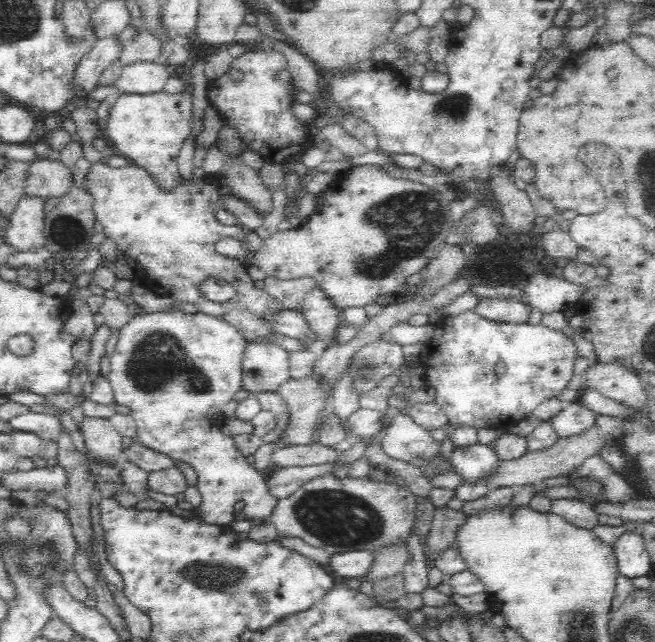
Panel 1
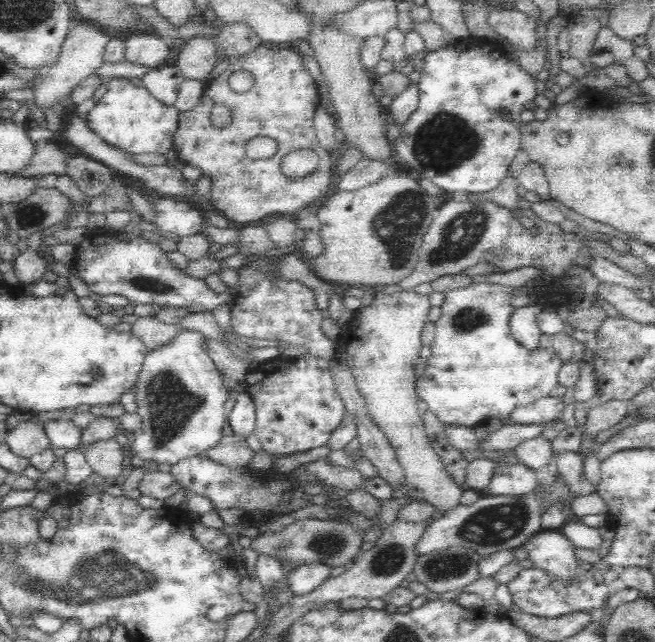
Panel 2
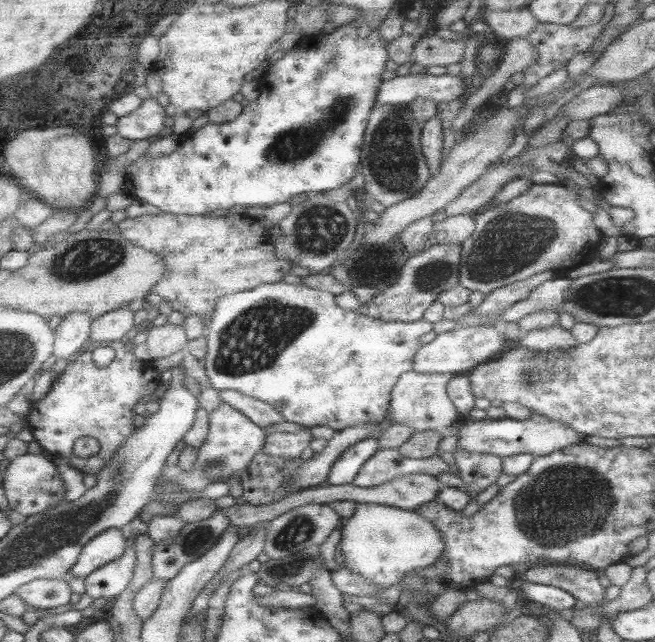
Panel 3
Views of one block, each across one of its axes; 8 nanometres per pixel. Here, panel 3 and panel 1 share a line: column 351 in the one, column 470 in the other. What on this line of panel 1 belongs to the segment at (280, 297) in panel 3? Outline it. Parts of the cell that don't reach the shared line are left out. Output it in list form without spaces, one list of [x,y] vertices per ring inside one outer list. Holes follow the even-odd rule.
[[[473,310],[470,312],[464,312],[460,316],[453,318],[446,318],[436,325],[433,335],[429,338],[425,344],[422,357],[419,360],[421,365],[426,369],[425,384],[427,386],[434,386],[436,389],[437,397],[435,399],[436,404],[442,407],[442,410],[446,413],[447,422],[454,426],[454,428],[460,425],[468,425],[479,429],[482,427],[493,427],[507,431],[508,428],[516,425],[520,420],[526,418],[528,415],[533,414],[533,410],[542,404],[549,398],[556,397],[557,394],[568,386],[570,378],[573,376],[573,364],[576,358],[577,351],[574,345],[573,337],[566,337],[560,330],[556,330],[548,327],[548,325],[542,324],[530,324],[526,323],[509,323],[509,322],[496,322],[493,320],[486,320],[484,317],[478,316]]]

